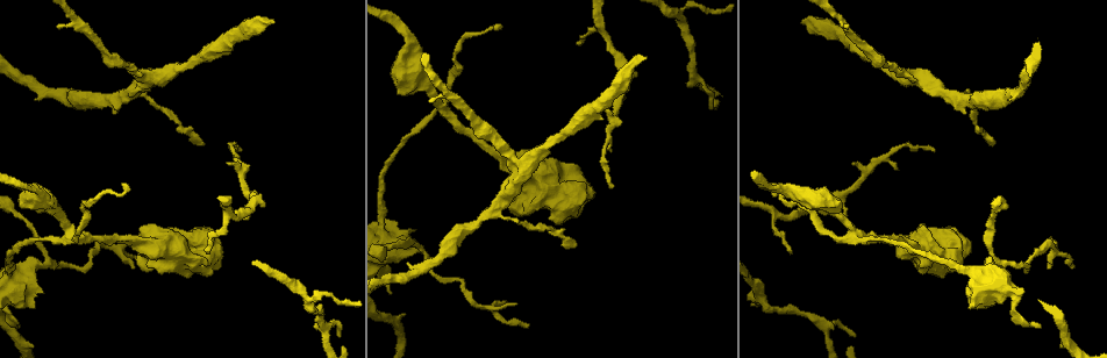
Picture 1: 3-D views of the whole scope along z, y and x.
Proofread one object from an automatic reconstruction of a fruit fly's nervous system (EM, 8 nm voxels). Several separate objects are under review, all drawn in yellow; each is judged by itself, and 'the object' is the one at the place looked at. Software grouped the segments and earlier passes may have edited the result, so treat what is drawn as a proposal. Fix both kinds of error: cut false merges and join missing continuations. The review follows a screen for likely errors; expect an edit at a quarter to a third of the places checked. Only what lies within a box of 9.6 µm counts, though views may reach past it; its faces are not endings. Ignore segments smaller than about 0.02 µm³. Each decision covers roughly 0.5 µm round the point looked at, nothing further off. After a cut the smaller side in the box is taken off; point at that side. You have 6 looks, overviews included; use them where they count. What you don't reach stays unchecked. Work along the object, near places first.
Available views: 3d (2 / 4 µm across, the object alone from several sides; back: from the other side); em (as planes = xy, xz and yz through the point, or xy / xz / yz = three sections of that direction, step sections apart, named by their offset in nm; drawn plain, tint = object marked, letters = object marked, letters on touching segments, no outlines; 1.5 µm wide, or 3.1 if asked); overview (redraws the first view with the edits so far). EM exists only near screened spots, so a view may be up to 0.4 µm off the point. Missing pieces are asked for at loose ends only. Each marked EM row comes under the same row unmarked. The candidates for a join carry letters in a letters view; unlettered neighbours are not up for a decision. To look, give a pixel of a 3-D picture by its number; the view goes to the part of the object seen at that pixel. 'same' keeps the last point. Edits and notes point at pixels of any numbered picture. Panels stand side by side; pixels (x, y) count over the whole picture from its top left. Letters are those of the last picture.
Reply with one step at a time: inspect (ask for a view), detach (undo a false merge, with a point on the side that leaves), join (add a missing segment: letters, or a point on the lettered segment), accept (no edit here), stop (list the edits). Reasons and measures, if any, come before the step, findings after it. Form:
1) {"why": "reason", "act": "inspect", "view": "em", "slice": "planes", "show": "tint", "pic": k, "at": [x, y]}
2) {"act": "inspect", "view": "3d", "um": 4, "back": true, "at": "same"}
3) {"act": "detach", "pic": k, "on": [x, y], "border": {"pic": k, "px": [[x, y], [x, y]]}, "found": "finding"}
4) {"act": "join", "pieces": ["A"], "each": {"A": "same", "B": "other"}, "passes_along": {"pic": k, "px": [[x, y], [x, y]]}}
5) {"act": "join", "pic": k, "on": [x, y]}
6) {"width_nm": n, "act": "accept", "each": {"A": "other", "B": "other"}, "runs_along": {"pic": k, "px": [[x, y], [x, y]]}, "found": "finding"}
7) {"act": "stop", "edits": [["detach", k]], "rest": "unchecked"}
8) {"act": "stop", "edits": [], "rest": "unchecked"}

{"why": "free end", "act": "inspect", "view": "3d", "um": 4, "pic": 1, "at": [207, 253]}

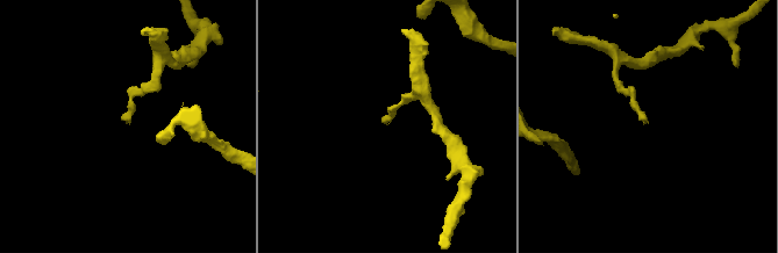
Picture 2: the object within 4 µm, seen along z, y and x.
{"act": "inspect", "view": "em", "slice": "xz", "step": 4, "show": "letters", "pic": 2, "at": [126, 121]}

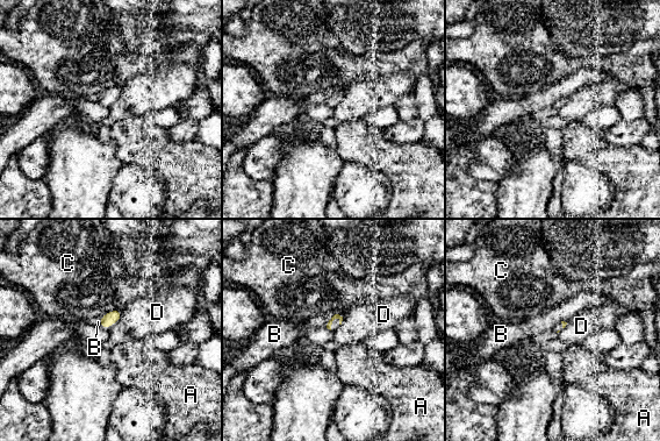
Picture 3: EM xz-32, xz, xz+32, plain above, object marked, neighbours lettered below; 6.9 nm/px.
{"longest_contact_nm": ["D", 160], "act": "accept", "each": {"A": "other", "B": "other", "C": "other", "D": "other"}, "found": "no lettered segment goes on from it"}

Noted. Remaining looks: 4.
{"act": "inspect", "view": "3d", "um": 4, "pic": 1, "at": [445, 110]}

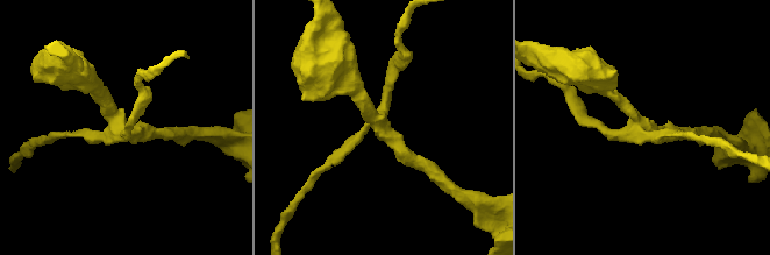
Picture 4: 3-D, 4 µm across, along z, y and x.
{"why": "need the tissue", "act": "inspect", "view": "em", "slice": "xz", "step": 4, "show": "letters", "pic": 4, "at": [643, 128]}

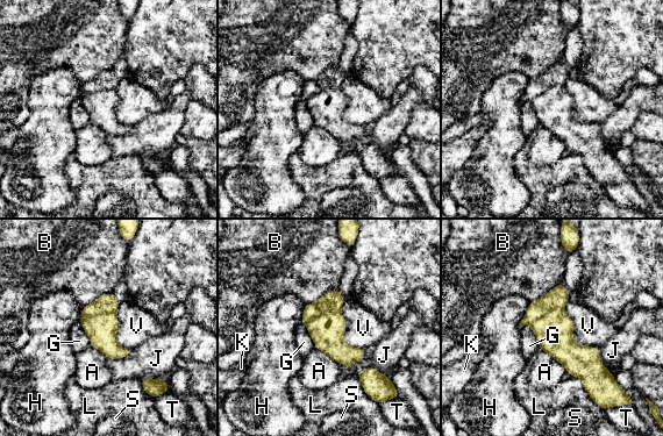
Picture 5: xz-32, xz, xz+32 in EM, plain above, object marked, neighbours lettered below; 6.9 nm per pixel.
{"arms": 4, "act": "detach", "pic": 5, "on": [107, 302], "each": {"A": "other", "B": "other", "G": "other", "H": "other", "J": "other", "K": "other", "L": "other", "S": "other", "T": "other", "V": "other"}, "border": {"pic": 5, "px": [[115, 312], [101, 312], [82, 316]]}, "found": "two neurons meet here"}

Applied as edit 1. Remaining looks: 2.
{"act": "inspect", "view": "em", "slice": "planes", "show": "letters", "pic": 1, "at": [805, 24]}

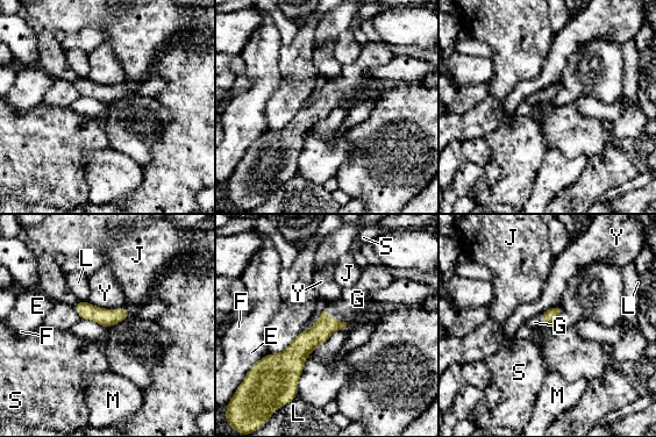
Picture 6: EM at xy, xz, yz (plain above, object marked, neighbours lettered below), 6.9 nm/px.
{"act": "join", "pieces": ["G"], "each": {"E": "other", "F": "other", "G": "same", "J": "other", "L": "other", "M": "other", "S": "other", "Y": "other"}, "passes_along": {"pic": 6, "px": [[307, 341], [334, 317], [357, 299]]}, "found": "it goes on there"}

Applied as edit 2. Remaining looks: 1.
{"act": "stop", "edits": [["detach", 5], ["join", 6]], "rest": "unchecked"}

